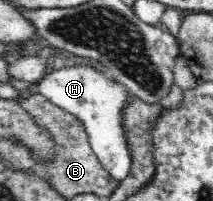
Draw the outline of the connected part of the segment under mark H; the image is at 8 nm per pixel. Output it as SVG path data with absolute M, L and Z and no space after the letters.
M80 63L45 74L36 83L36 92L83 122L91 149L113 179L121 181L129 175L132 153L126 138L122 111L130 104L133 95L120 81L108 75L108 71L100 64Z

